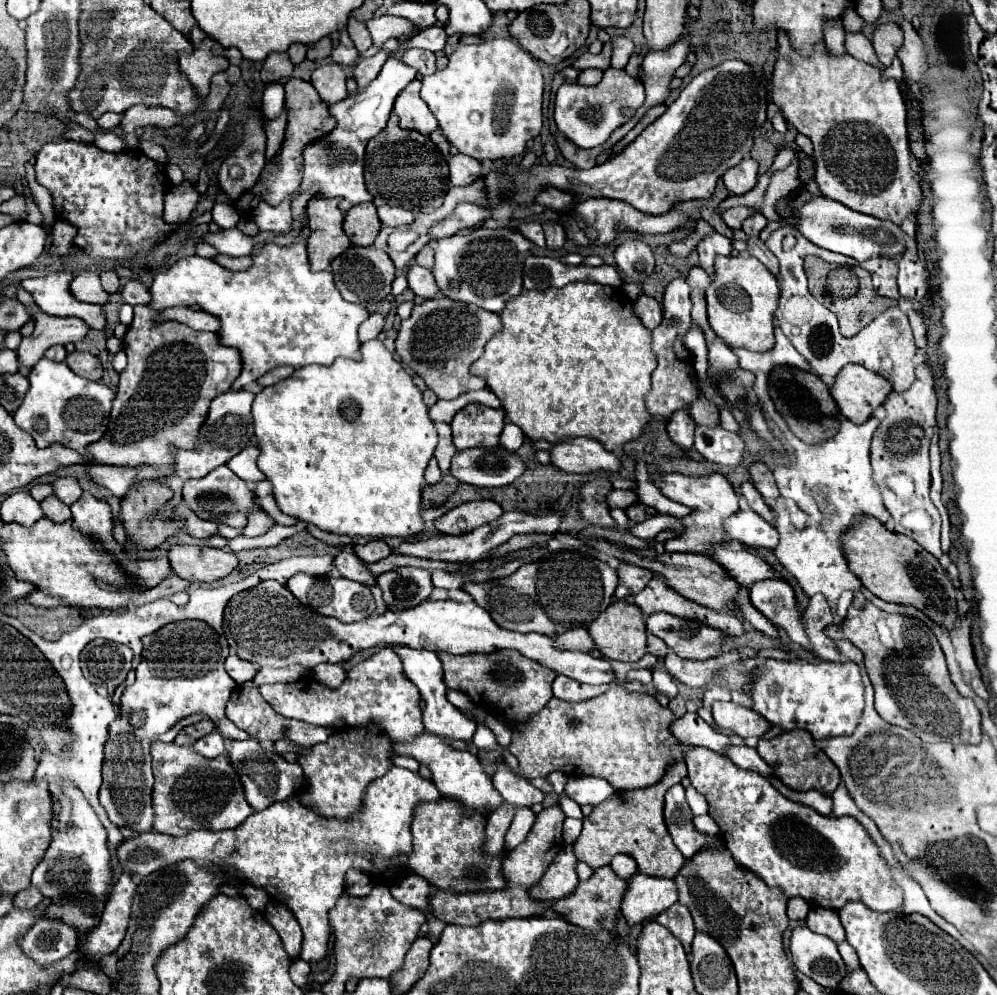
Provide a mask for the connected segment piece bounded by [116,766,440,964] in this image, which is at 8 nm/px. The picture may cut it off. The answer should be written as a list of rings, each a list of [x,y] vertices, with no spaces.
[[[392,766],[382,778],[374,780],[364,796],[364,808],[352,820],[320,818],[310,808],[298,804],[298,794],[284,802],[276,802],[262,812],[254,812],[244,824],[232,830],[212,832],[194,830],[182,838],[142,832],[136,838],[124,840],[116,854],[124,872],[144,876],[180,860],[192,858],[198,866],[234,866],[238,876],[256,888],[264,888],[274,900],[284,902],[302,926],[304,942],[300,958],[318,964],[328,954],[330,920],[328,910],[336,906],[344,890],[344,876],[350,868],[366,870],[372,878],[384,882],[386,870],[402,876],[406,870],[394,866],[392,858],[412,850],[410,822],[414,808],[422,800],[438,800],[440,792],[432,780],[422,778],[418,772]]]

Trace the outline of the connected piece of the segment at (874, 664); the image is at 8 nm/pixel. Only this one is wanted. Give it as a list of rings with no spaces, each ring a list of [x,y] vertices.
[[[856,592],[846,620],[828,626],[826,634],[832,640],[848,640],[862,650],[864,666],[876,694],[876,712],[888,724],[912,730],[924,742],[980,742],[980,712],[970,698],[962,698],[954,688],[940,644],[924,622],[884,614],[884,610],[868,602],[862,592]]]

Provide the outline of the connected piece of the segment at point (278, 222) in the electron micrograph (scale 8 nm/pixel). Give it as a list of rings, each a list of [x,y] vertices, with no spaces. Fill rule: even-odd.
[[[294,196],[286,198],[278,206],[270,206],[266,202],[260,202],[254,208],[254,214],[252,214],[252,220],[260,226],[260,232],[264,232],[264,230],[270,230],[270,232],[276,232],[276,234],[290,232],[290,226],[292,226],[292,206],[290,206],[290,202],[292,200],[294,200]]]

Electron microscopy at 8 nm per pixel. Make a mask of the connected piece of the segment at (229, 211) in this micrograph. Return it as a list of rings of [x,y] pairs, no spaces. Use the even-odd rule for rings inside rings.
[[[214,204],[212,208],[212,218],[216,224],[222,224],[222,222],[228,222],[228,226],[220,226],[222,230],[228,230],[228,228],[234,228],[240,220],[240,214],[236,212],[236,208],[228,206],[228,204]]]

